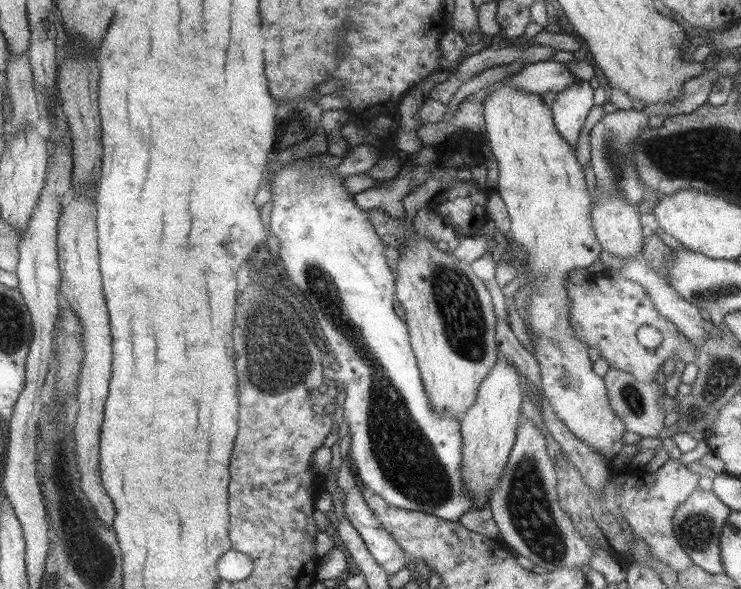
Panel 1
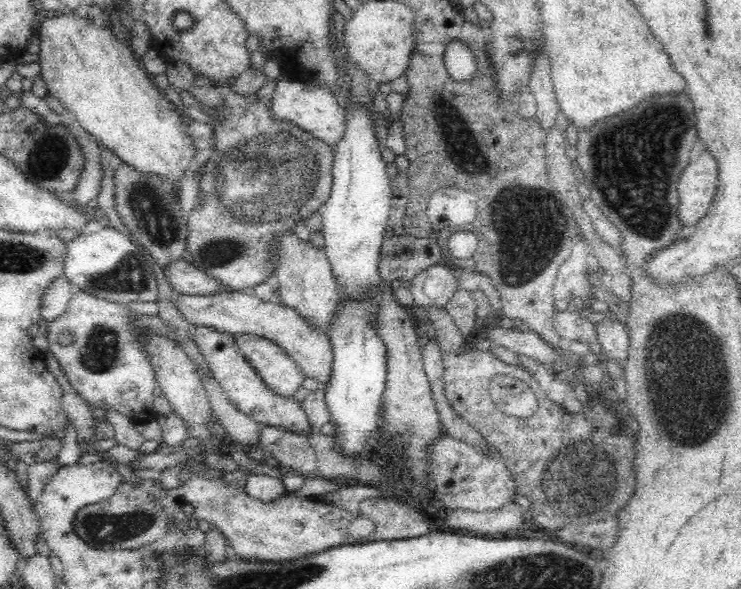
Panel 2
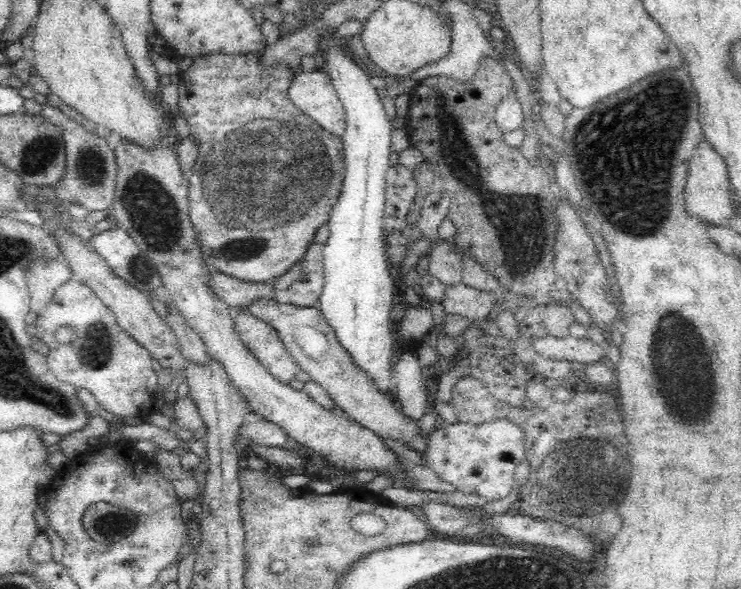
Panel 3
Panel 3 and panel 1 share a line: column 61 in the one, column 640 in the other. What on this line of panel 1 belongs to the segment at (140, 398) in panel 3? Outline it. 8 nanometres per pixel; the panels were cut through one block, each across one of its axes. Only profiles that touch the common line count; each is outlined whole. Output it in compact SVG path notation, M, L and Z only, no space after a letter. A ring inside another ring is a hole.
M621 275L590 276L585 283L565 283L571 301L570 320L576 337L585 343L585 346L596 347L600 350L601 358L608 361L610 367L626 371L636 379L650 383L656 381L658 370L662 369L668 358L684 361L685 364L697 360L699 346L683 336L678 328L655 310L655 305L649 300L645 289ZM640 326L652 326L660 330L664 340L662 348L647 349L637 338Z

